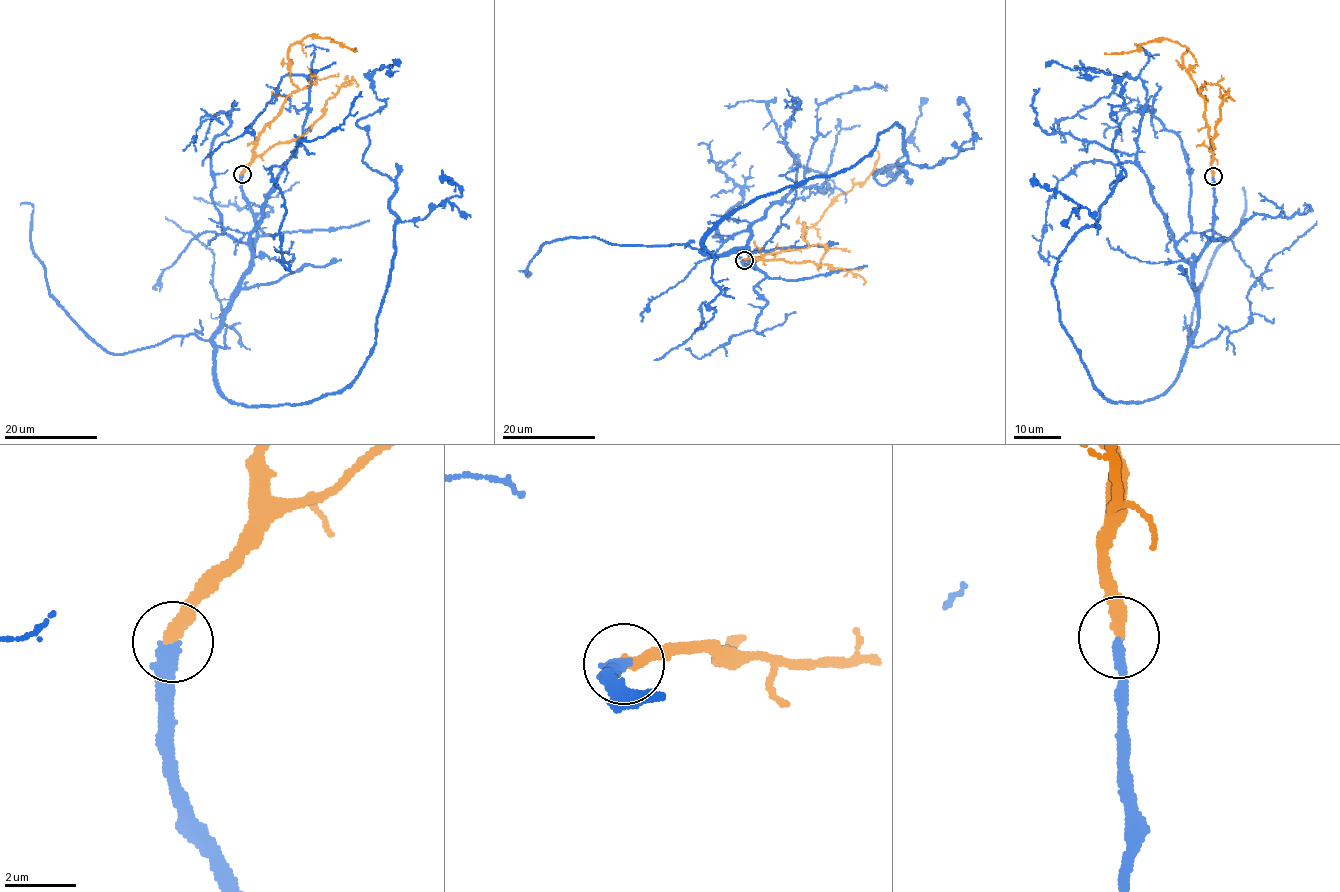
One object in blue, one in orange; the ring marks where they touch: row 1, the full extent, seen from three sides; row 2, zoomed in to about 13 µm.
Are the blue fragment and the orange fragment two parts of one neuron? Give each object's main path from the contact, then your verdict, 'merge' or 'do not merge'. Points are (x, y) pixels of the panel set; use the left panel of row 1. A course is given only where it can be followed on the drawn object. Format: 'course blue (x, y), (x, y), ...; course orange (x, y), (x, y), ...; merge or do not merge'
course blue (243, 173), (253, 260), (217, 388), (340, 393), (399, 219), (357, 122), (399, 66); course orange (242, 173), (251, 161), (258, 134), (298, 90), (291, 78), (289, 48), (312, 36), (342, 43), (354, 52); merge

